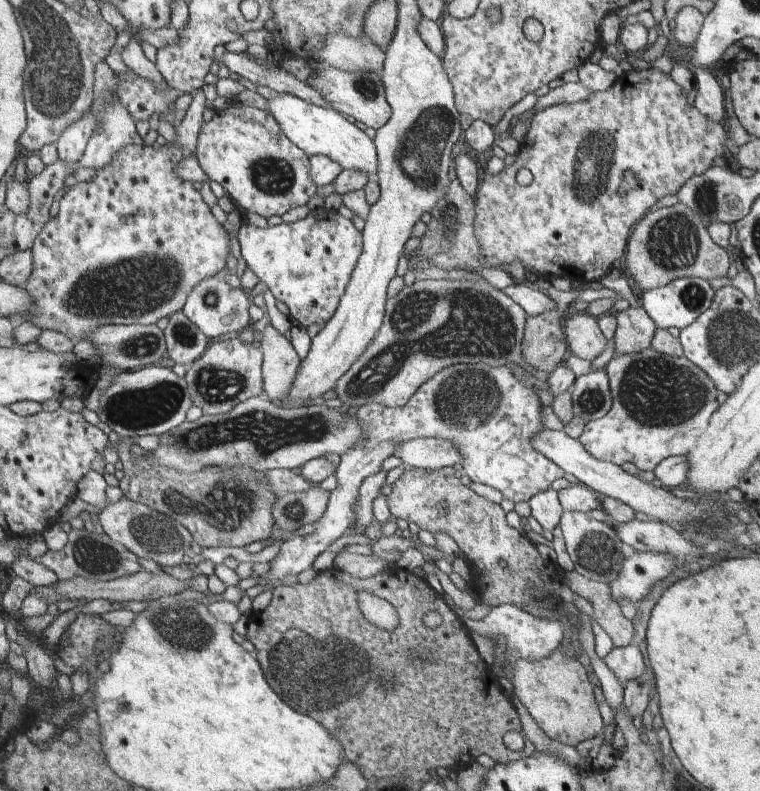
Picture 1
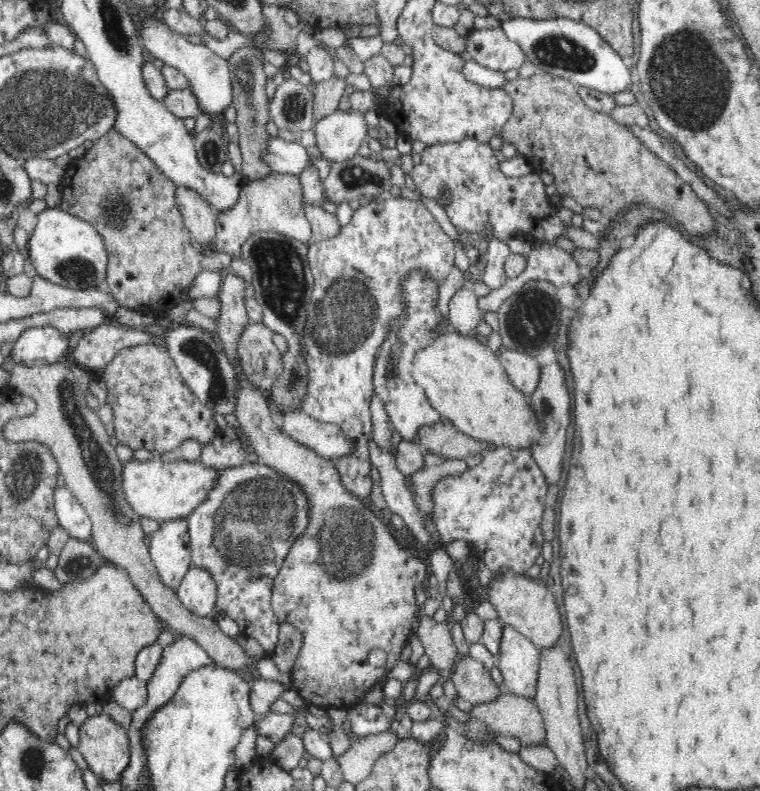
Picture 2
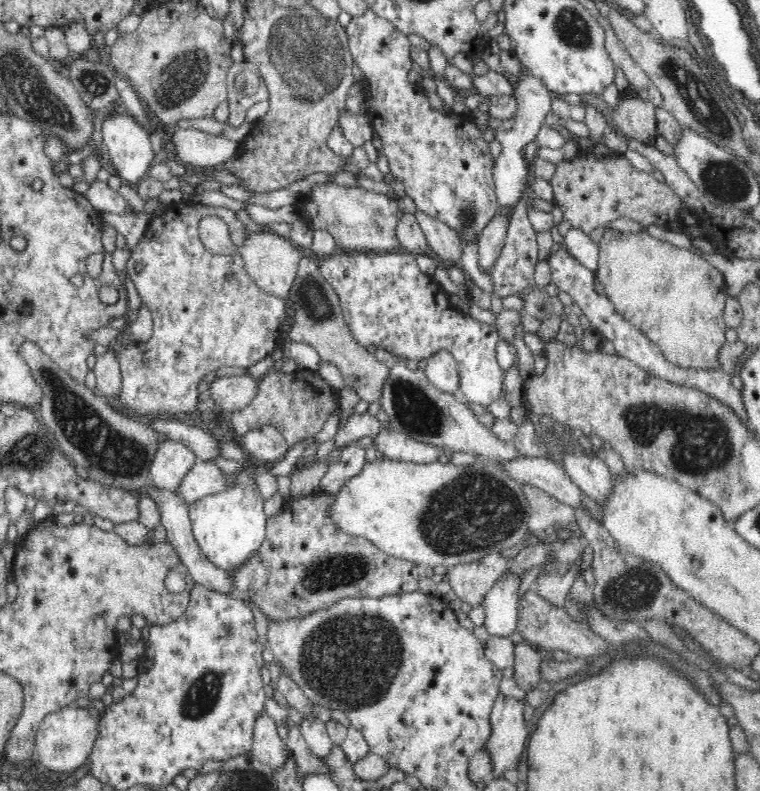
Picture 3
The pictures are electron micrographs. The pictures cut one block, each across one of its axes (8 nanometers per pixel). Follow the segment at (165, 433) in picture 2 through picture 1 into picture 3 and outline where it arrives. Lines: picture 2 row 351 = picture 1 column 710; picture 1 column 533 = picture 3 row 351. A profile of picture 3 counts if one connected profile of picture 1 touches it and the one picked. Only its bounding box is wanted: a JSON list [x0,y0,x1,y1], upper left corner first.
[112,200,286,420]

